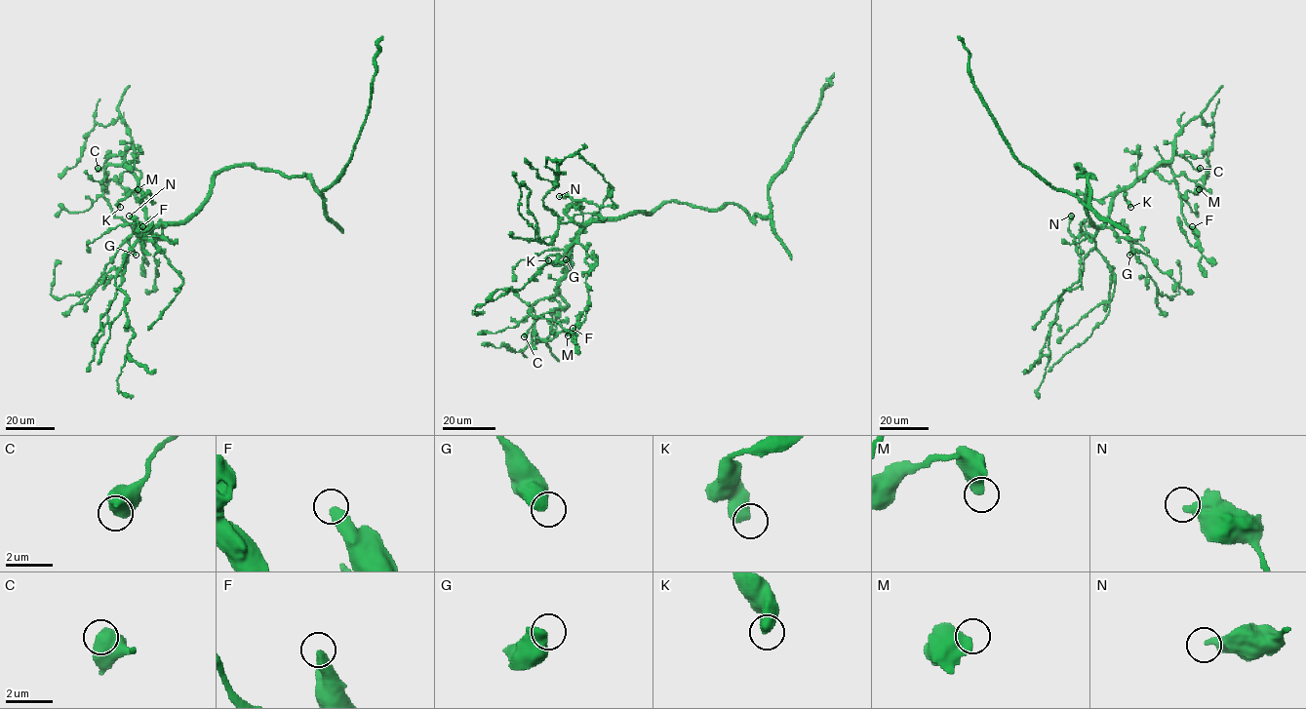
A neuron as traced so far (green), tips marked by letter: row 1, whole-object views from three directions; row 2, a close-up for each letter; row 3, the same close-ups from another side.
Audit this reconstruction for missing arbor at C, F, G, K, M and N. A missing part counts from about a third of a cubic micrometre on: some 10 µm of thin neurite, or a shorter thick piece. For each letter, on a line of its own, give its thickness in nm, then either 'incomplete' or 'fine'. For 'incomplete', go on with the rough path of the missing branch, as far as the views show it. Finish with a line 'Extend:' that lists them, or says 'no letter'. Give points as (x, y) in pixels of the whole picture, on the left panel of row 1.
C: 650 nm | fine
F: 420 nm | fine
G: 550 nm | fine
K: 550 nm | fine
M: 550 nm | fine
N: 440 nm | fine
Extend: no letter

